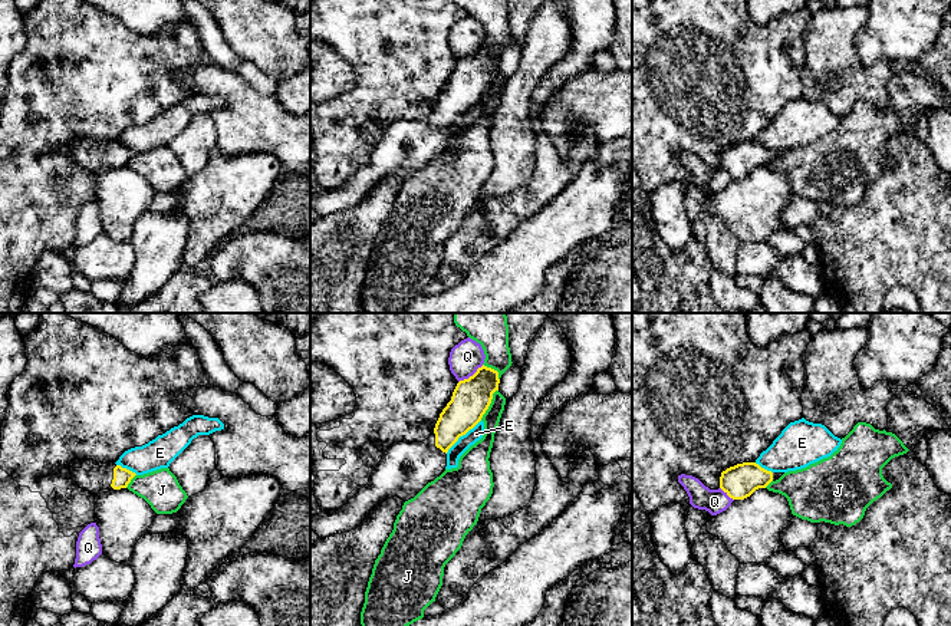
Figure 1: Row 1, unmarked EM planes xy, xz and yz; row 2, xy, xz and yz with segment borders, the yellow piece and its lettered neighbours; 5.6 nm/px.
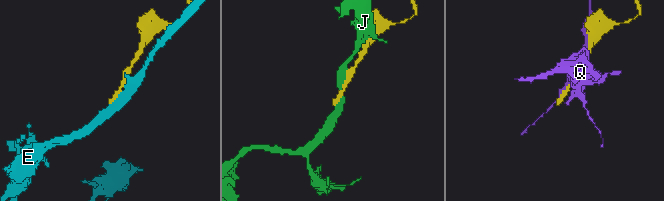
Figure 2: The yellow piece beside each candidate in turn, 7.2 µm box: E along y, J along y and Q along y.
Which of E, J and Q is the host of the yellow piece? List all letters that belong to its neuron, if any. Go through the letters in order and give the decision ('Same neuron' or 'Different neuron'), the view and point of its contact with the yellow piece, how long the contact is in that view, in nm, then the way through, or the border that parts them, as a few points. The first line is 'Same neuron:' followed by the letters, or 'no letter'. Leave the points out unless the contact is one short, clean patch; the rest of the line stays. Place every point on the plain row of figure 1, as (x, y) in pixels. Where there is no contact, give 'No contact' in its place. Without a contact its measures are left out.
Same neuron: no letter
E: Different neuron. Touches yellow at xz (461, 114). Shared border 280 nm
J: Different neuron. Touches yellow at xz (489, 83). Shared border 200 nm
Q: Different neuron. Touches yellow at xz (470, 55). Shared border 170 nm

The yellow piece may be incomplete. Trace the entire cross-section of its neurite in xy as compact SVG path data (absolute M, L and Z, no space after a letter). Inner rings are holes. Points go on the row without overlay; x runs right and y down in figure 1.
M73 138L70 156L83 168L98 172L101 168L126 167L136 152L115 141L96 141L93 138Z

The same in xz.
M484 43L468 57L460 59L430 116L389 123L369 161L339 188L320 190L313 195L310 208L319 217L346 211L355 208L384 178L414 177L445 149L448 128L481 99L498 62L498 50Z

